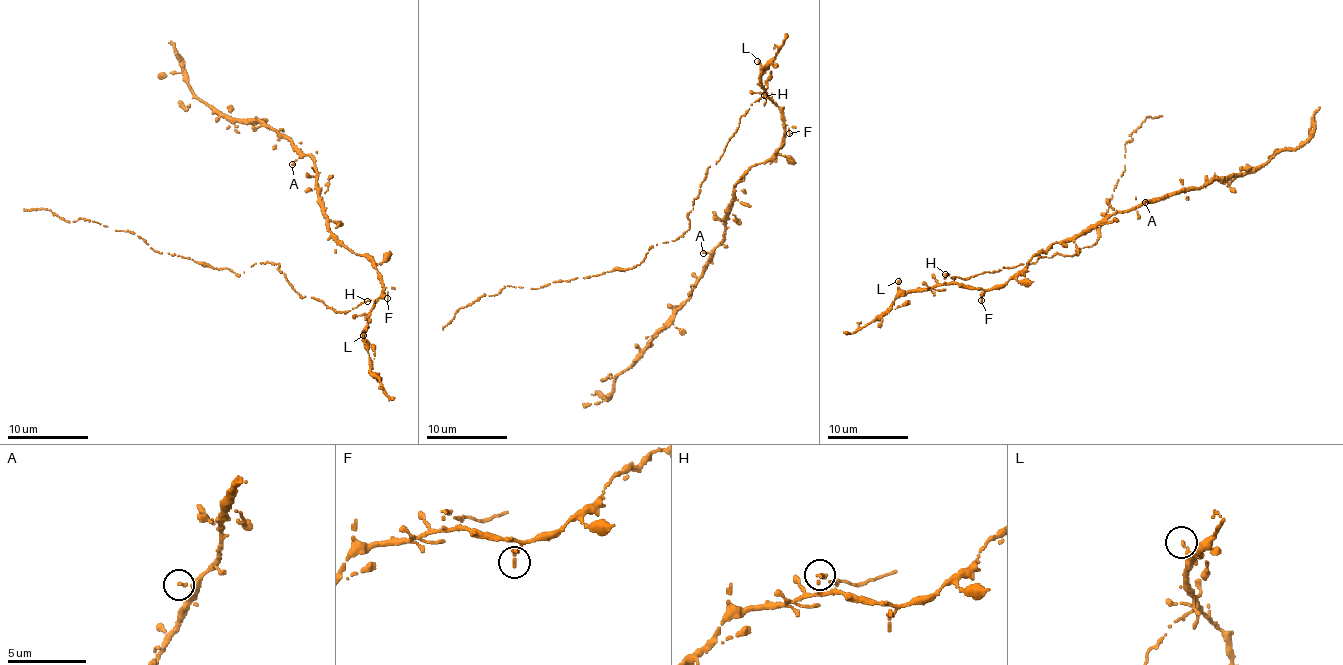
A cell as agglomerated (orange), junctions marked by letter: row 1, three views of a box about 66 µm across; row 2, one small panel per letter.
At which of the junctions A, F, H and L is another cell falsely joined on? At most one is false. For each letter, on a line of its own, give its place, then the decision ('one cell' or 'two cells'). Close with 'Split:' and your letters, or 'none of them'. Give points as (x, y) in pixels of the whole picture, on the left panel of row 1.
A: place (292, 164); one cell
F: place (387, 298); one cell
H: place (367, 301); two cells
L: place (363, 335); one cell
Split: H

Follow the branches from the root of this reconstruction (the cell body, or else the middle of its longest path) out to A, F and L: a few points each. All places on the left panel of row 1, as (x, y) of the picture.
A: (371, 299), (375, 305), (382, 296), (381, 276), (372, 262), (327, 230), (313, 159), (304, 155), (292, 164)
F: (371, 299), (375, 305), (377, 299), (382, 296), (383, 288), (387, 291), (387, 298)
L: (371, 299), (373, 307), (363, 333), (364, 342), (363, 335)

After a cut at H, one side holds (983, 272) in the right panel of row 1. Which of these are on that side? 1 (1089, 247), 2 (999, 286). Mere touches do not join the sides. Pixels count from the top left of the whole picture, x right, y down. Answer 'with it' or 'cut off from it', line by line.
1: with it
2: cut off from it

